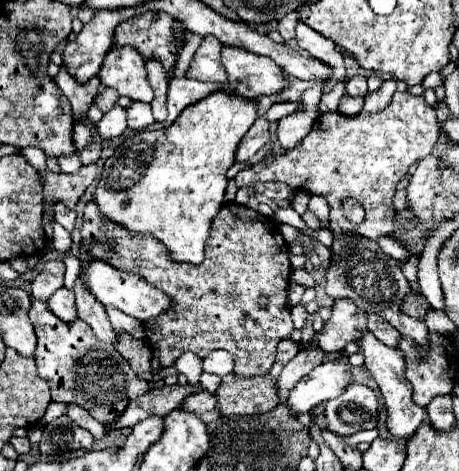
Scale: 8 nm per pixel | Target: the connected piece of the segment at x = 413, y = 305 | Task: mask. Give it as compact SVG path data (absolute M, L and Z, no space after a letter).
M407 294L405 296L405 304L403 304L403 312L409 314L409 316L415 316L415 318L425 318L425 312L427 312L429 304L425 300L425 296L413 296L413 294Z

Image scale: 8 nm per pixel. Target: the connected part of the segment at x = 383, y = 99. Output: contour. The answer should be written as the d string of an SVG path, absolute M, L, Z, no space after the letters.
M395 80L384 81L381 90L367 93L362 110L364 112L379 112L384 110L391 103L396 91L397 82Z

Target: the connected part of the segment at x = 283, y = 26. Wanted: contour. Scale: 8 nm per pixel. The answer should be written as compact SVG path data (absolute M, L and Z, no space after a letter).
M289 12L289 14L285 14L285 18L279 20L279 28L277 30L283 36L283 40L295 38L295 26L297 26L297 22L299 22L297 12Z

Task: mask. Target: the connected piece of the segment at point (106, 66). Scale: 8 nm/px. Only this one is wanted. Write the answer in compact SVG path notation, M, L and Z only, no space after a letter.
M113 46L101 66L101 82L115 88L121 96L129 96L139 102L153 102L153 90L147 82L147 70L143 56L131 46Z

